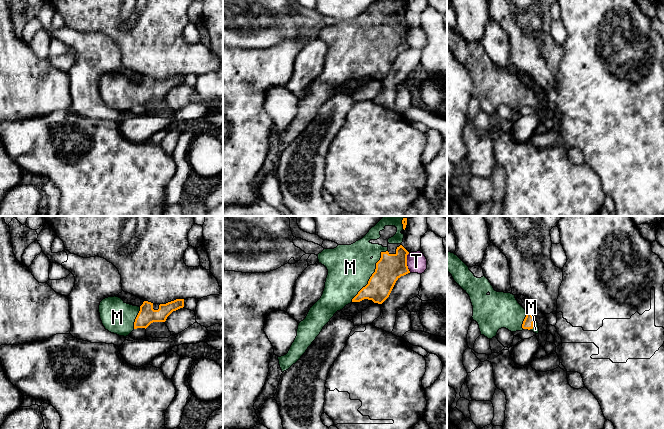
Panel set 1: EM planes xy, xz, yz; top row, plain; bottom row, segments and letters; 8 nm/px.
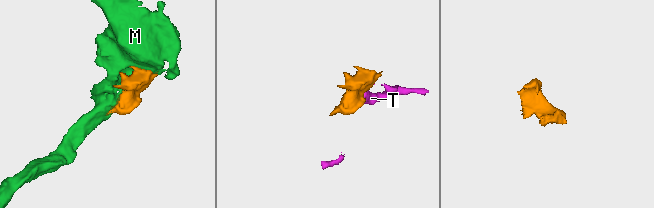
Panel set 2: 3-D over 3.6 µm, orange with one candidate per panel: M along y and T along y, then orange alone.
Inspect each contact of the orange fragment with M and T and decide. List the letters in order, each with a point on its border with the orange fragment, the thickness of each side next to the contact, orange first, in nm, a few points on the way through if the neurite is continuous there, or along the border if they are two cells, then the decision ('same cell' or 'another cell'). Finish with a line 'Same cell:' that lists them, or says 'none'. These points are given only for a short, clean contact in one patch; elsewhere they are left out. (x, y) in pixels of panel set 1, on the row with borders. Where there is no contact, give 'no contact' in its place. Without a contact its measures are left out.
M: contact xz (372, 274); calibres 220 and 360 nm; same cell
T: contact xz (406, 263); calibres 220 and 160 nm; border xz (408, 253), (407, 268), (410, 272); another cell
Same cell: M

